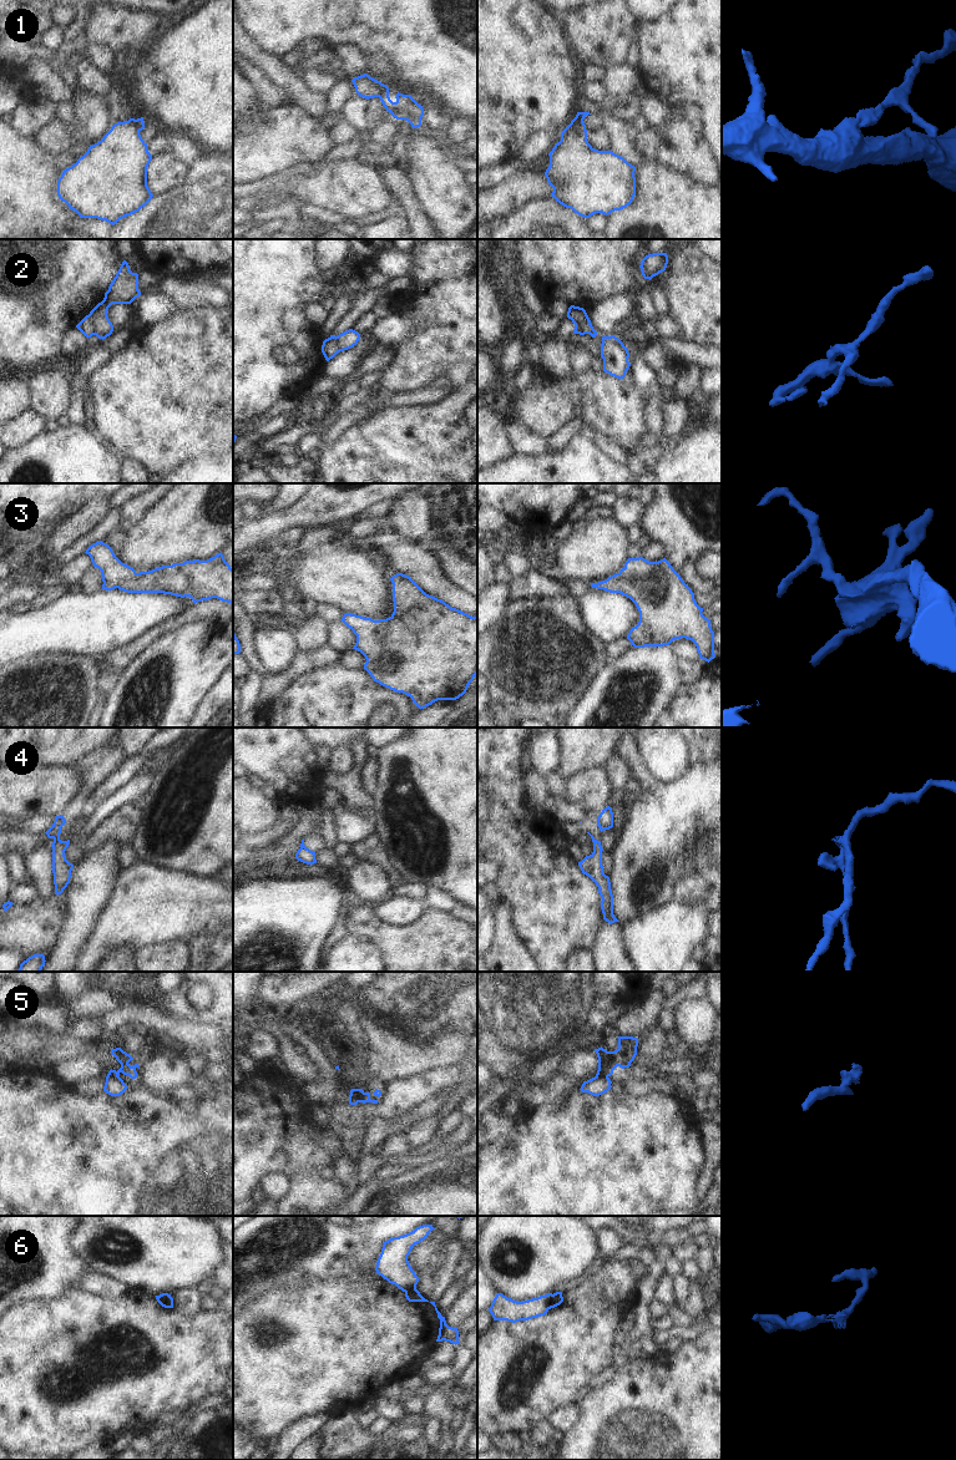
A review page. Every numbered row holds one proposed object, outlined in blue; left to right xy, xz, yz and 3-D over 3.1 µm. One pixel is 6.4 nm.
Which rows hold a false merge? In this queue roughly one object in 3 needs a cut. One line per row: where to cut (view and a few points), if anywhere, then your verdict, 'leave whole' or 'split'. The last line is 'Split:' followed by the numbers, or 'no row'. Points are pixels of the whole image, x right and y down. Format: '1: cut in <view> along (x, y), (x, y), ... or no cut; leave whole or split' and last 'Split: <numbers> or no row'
1: cut in yz along (570, 123), (586, 133); split
2: cut in xy along (87, 315), (92, 323), (94, 334); split
3: no cut; leave whole
4: cut in xy along (62, 816), (59, 824), (59, 835), (54, 840); split
5: cut in xz along (350, 1091), (360, 1101), (363, 1100); split
6: cut in yz along (554, 1294), (549, 1308); split
Split: 1, 2, 4, 5, 6

